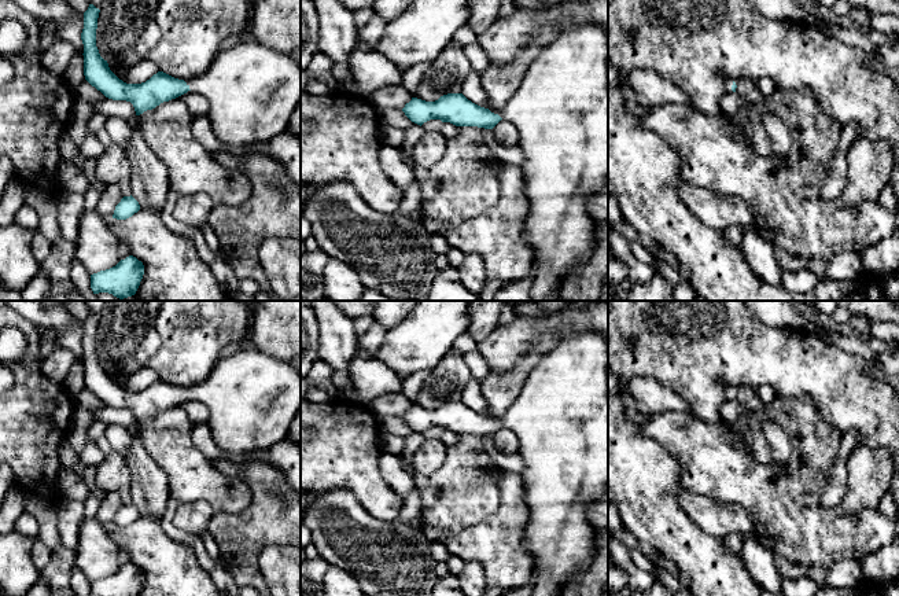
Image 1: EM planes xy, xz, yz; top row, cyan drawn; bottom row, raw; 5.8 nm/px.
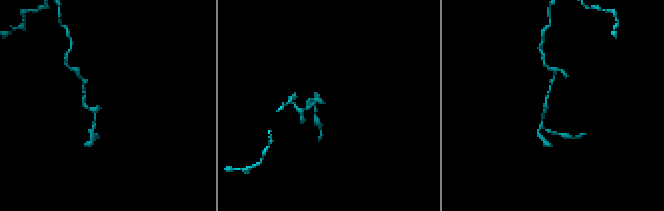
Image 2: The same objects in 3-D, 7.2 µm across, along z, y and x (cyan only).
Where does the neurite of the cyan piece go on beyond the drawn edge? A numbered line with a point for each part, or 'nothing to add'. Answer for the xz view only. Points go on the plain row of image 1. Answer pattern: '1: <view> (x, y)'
1: xz (560, 416)

